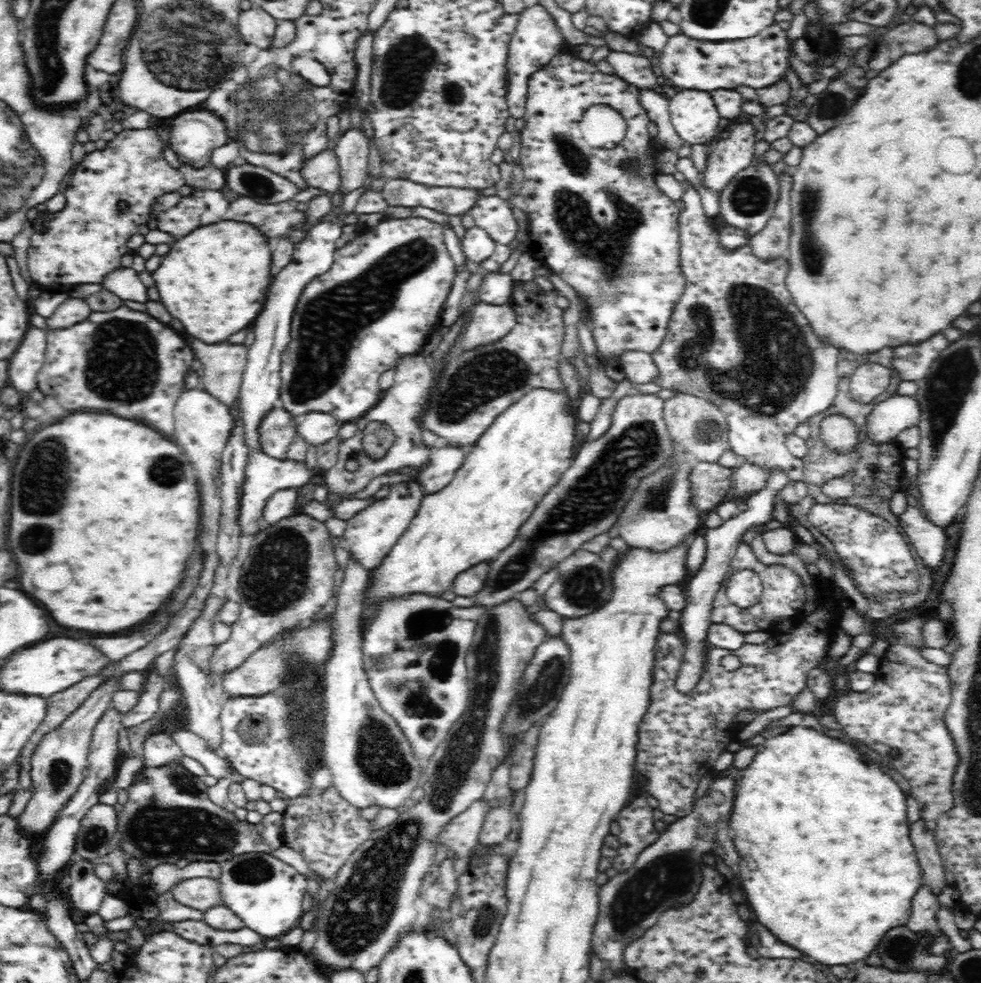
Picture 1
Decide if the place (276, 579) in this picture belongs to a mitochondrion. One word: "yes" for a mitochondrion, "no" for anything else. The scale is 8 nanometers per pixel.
yes

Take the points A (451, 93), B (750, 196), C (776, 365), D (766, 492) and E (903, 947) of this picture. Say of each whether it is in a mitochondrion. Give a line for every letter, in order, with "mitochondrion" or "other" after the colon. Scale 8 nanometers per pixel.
A: other
B: mitochondrion
C: mitochondrion
D: other
E: mitochondrion

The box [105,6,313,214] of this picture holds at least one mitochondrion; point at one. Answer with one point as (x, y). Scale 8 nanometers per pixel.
(195, 57)

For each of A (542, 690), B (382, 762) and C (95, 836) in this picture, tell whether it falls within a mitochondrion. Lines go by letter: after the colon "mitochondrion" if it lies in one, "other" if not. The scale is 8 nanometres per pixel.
A: mitochondrion
B: mitochondrion
C: mitochondrion

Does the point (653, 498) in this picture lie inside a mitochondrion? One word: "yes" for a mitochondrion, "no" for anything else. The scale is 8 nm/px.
yes

